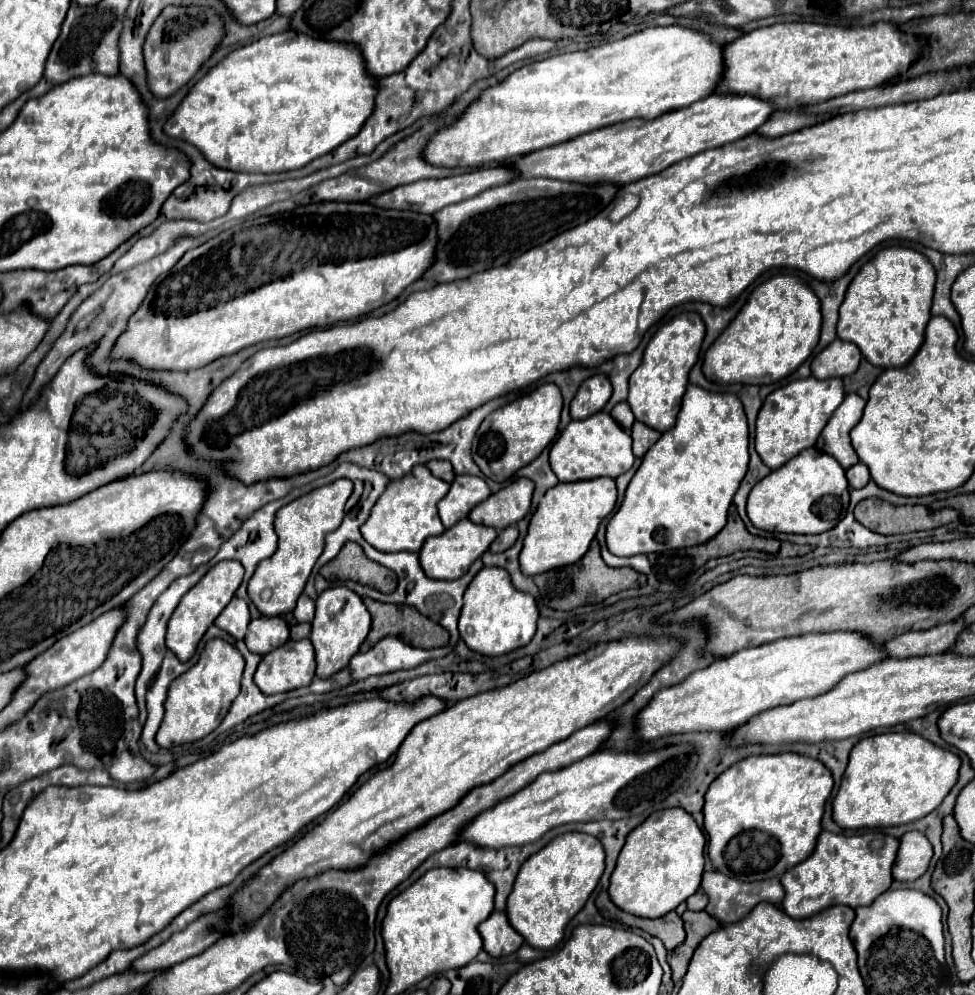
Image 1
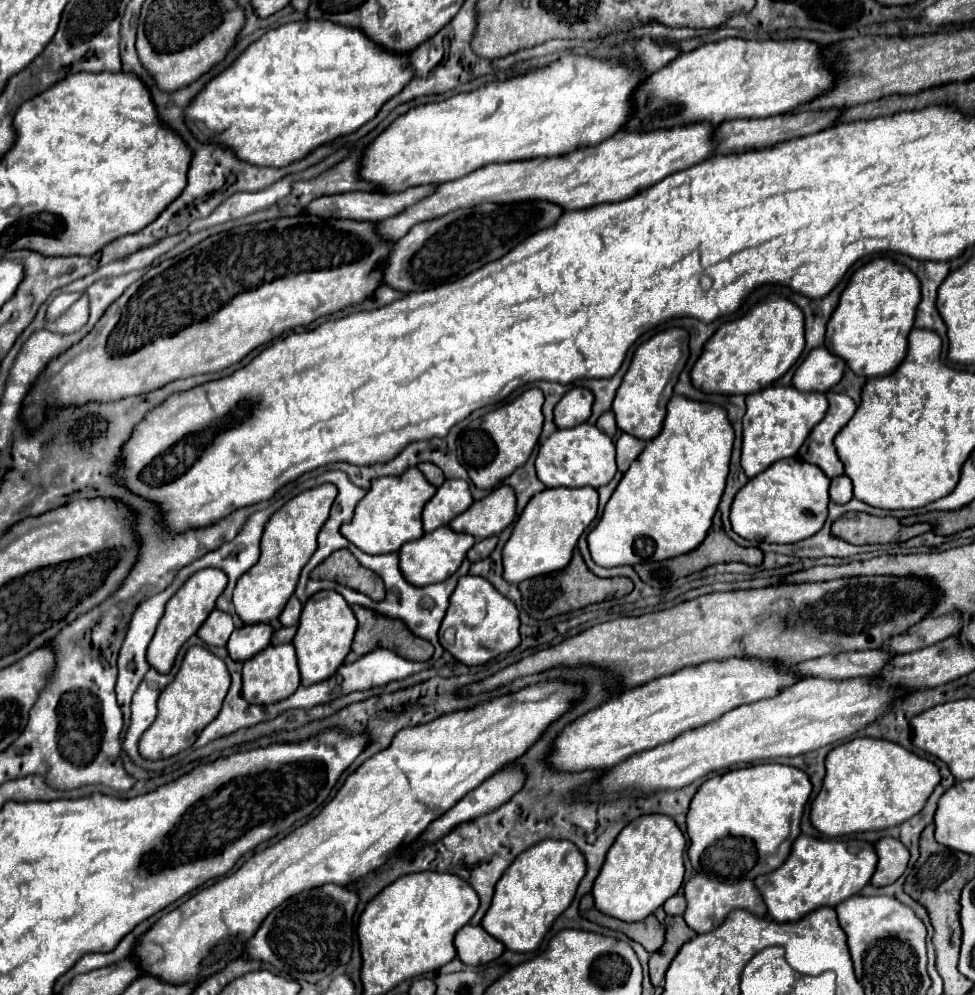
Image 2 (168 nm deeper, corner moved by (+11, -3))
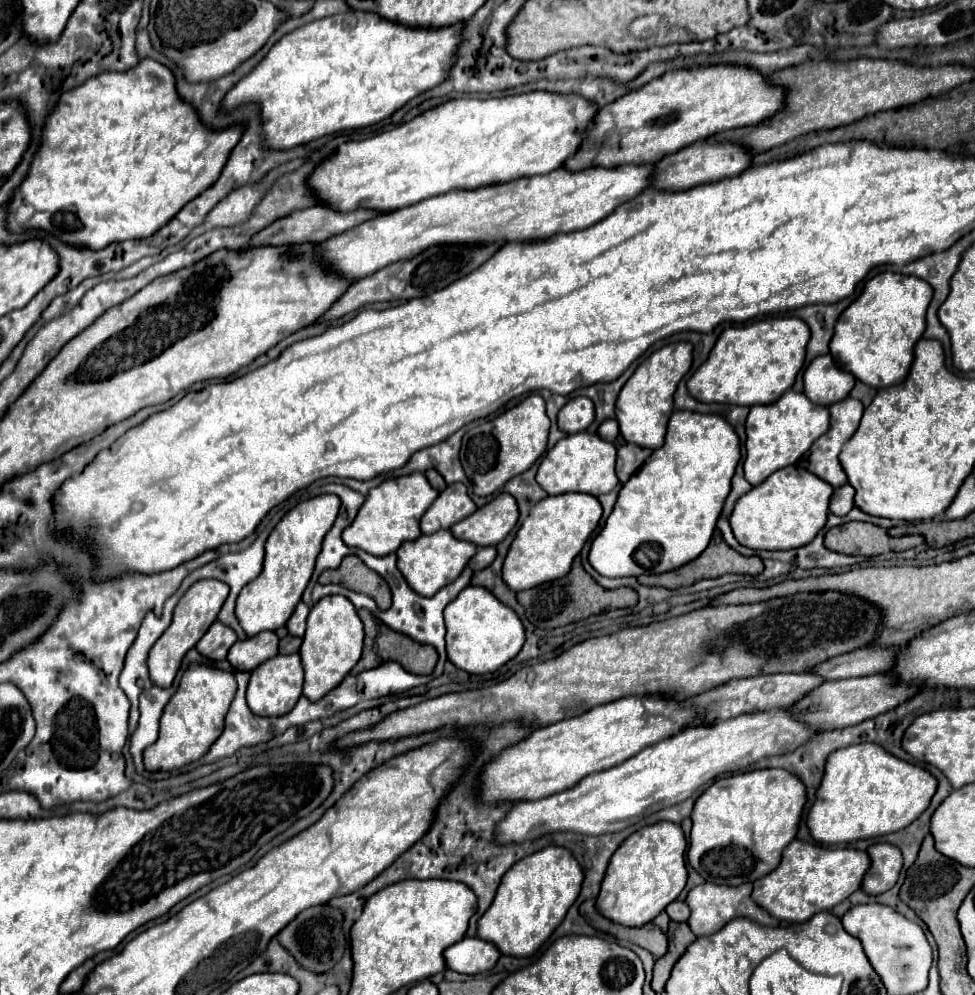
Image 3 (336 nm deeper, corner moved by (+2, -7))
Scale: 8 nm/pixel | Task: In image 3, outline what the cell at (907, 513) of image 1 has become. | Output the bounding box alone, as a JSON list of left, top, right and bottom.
[825,522,925,556]

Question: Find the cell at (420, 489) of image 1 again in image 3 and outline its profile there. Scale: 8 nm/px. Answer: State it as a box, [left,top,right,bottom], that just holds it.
[343,472,439,556]

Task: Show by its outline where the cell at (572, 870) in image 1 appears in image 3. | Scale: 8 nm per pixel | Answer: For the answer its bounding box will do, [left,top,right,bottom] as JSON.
[477,846,583,956]

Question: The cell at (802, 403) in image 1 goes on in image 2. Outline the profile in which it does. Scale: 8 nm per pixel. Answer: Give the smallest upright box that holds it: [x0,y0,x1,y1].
[742,386,828,478]

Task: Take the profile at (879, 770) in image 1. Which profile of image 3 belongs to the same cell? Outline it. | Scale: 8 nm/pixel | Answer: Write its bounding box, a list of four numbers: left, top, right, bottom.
[807,744,937,844]

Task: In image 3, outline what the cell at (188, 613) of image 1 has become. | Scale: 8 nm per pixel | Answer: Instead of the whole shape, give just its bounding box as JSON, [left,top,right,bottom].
[147,580,229,688]

